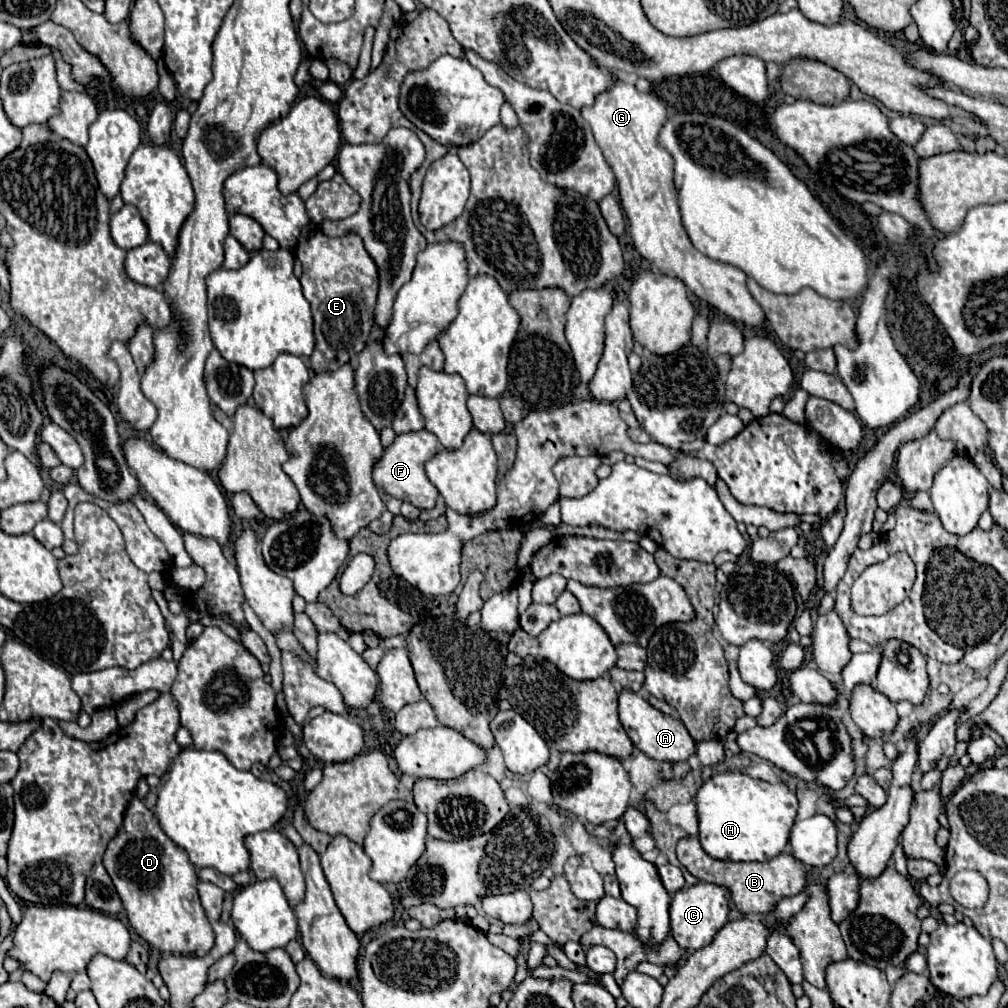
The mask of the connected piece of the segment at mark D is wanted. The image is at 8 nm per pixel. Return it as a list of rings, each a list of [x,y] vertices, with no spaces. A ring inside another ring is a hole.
[[[137,796],[129,802],[123,824],[103,854],[103,866],[123,900],[131,926],[155,950],[195,956],[211,950],[215,936],[199,902],[195,868],[189,864],[187,852],[173,844],[153,812]]]

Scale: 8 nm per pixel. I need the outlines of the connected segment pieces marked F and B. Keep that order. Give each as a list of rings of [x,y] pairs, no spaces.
[[[429,430],[397,434],[393,444],[387,446],[387,450],[381,454],[381,458],[373,466],[373,482],[375,482],[375,486],[383,488],[387,494],[391,494],[391,496],[395,496],[399,500],[407,500],[407,502],[415,504],[421,510],[433,508],[435,502],[437,502],[439,492],[429,482],[429,478],[425,474],[425,462],[437,450],[439,450],[439,440]]]
[[[687,836],[677,844],[679,862],[699,880],[727,886],[731,890],[731,898],[743,914],[769,914],[775,904],[785,896],[797,896],[805,882],[805,866],[789,852],[783,852],[767,862],[731,862],[711,858],[703,848],[697,836]]]

